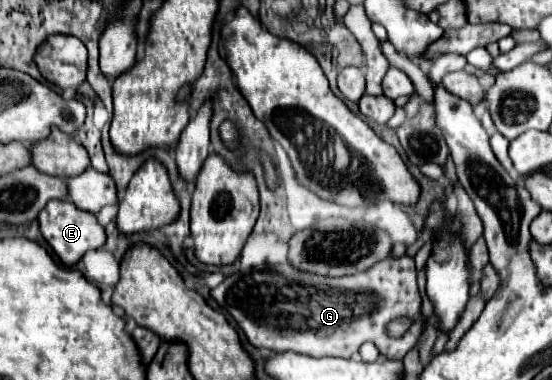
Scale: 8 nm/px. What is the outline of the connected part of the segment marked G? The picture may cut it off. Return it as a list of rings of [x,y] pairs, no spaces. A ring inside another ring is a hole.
[[[409,255],[387,257],[385,261],[379,261],[373,267],[359,271],[357,275],[345,275],[345,277],[323,277],[323,275],[305,273],[295,269],[291,263],[283,263],[283,265],[263,263],[259,267],[237,271],[225,277],[223,283],[211,289],[211,295],[225,311],[229,311],[229,315],[237,321],[237,325],[241,325],[251,345],[259,349],[263,347],[263,349],[279,351],[279,353],[295,351],[311,357],[333,355],[333,357],[351,359],[363,343],[371,341],[383,357],[403,359],[405,353],[415,347],[425,327],[425,317],[421,315],[421,295],[417,289],[415,259]],[[397,317],[409,317],[413,325],[401,339],[389,339],[385,325]]]

